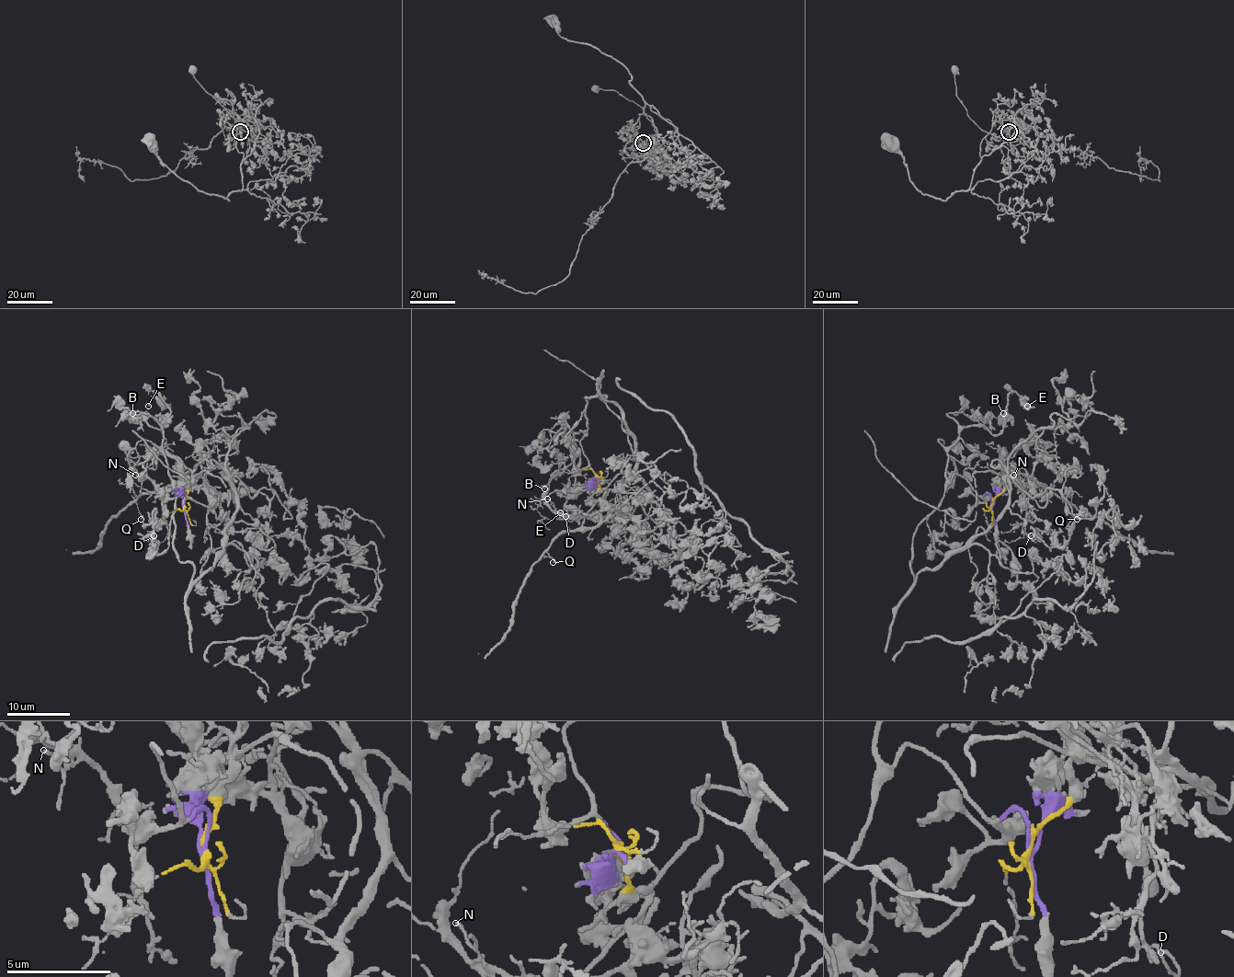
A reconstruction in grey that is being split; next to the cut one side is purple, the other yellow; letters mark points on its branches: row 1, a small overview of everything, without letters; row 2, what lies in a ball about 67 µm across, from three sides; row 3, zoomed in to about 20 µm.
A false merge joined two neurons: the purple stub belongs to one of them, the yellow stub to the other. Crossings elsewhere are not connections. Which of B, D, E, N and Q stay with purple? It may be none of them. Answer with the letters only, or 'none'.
B, E

